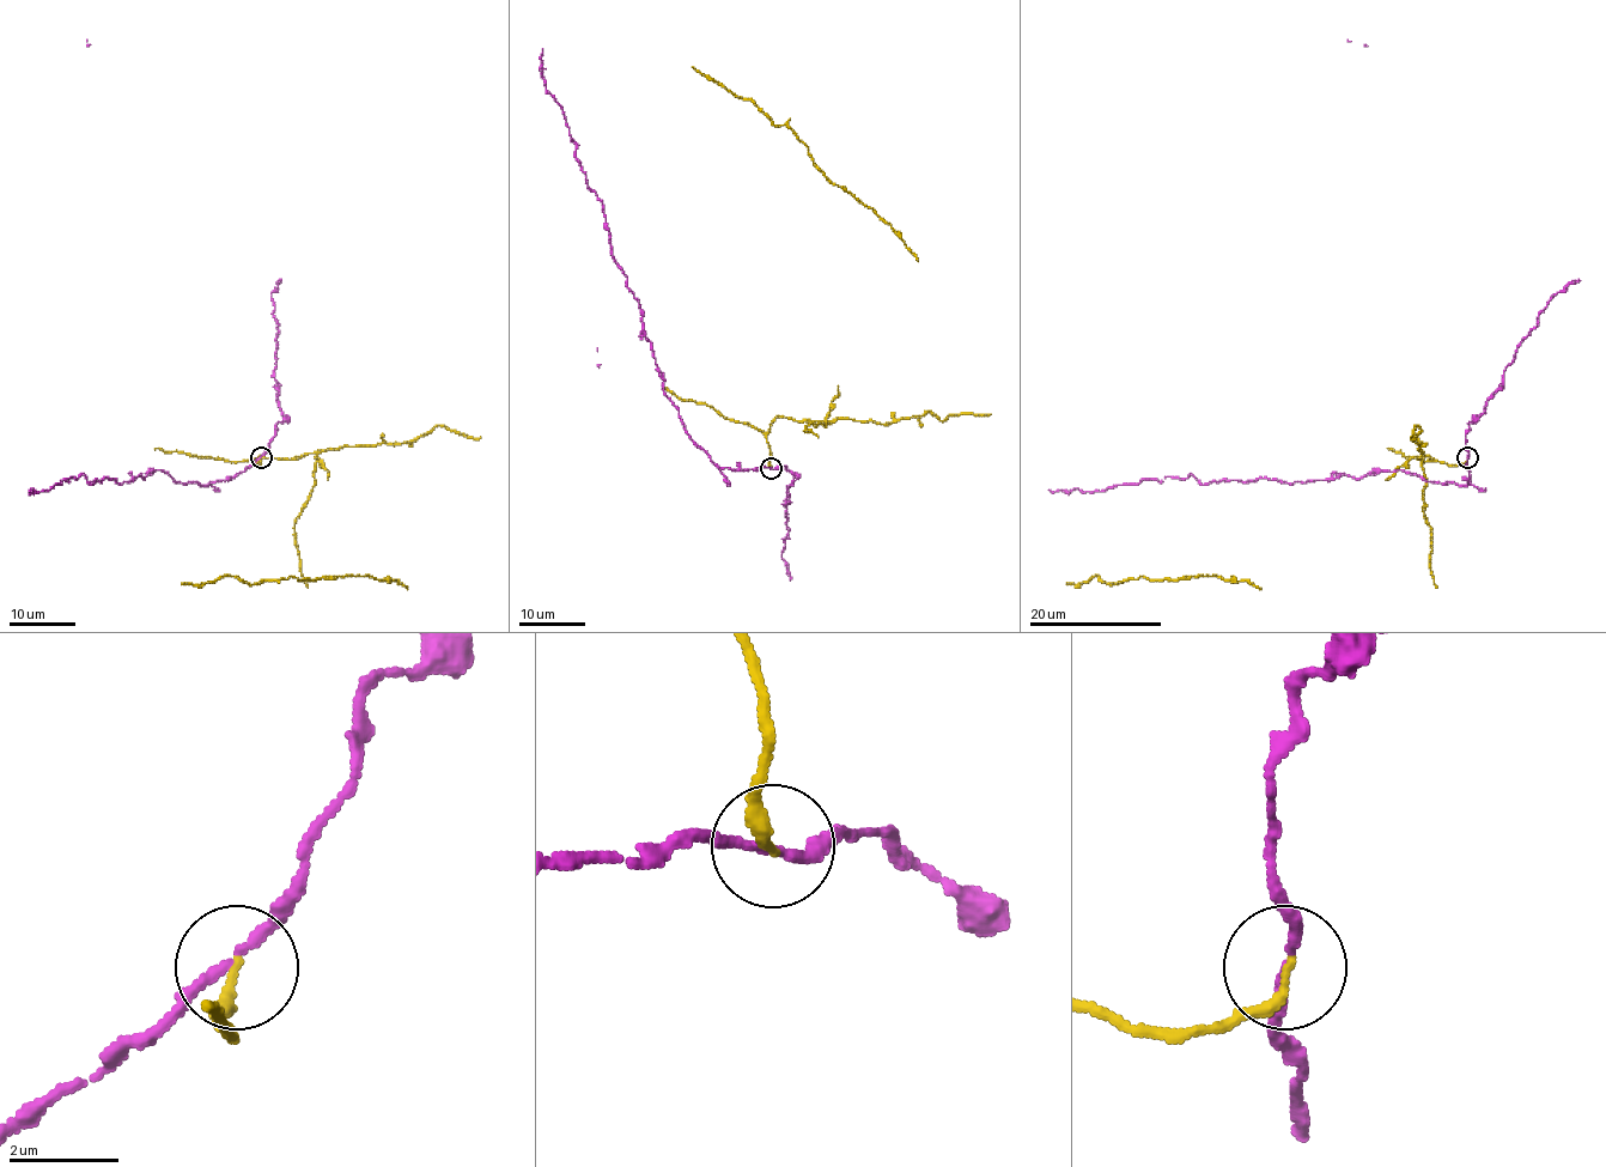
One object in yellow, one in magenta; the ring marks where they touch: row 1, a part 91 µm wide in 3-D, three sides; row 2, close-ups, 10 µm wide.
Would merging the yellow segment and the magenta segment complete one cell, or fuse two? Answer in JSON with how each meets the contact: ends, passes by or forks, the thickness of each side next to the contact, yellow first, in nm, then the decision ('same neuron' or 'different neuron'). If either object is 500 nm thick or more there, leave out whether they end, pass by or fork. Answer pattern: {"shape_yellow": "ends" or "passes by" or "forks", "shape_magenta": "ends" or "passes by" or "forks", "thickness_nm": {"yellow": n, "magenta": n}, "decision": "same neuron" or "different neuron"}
{"shape_yellow": "ends", "shape_magenta": "passes by", "thickness_nm": {"yellow": 200, "magenta": 160}, "decision": "different neuron"}

